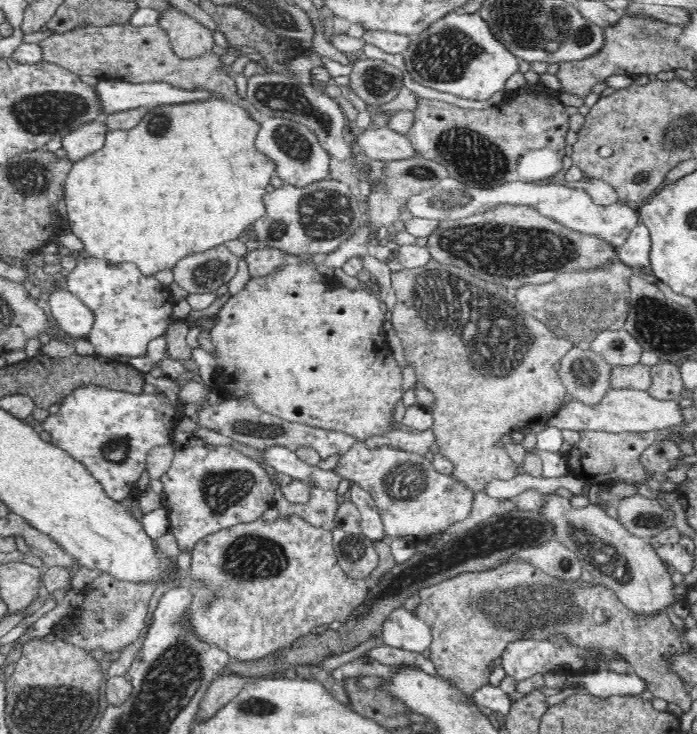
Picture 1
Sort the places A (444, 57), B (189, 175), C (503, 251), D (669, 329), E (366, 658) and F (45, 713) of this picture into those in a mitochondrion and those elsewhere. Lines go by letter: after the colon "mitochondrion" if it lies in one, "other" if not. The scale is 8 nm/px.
A: mitochondrion
B: other
C: mitochondrion
D: mitochondrion
E: other
F: mitochondrion

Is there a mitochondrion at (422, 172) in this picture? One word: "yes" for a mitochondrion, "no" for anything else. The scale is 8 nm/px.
yes

